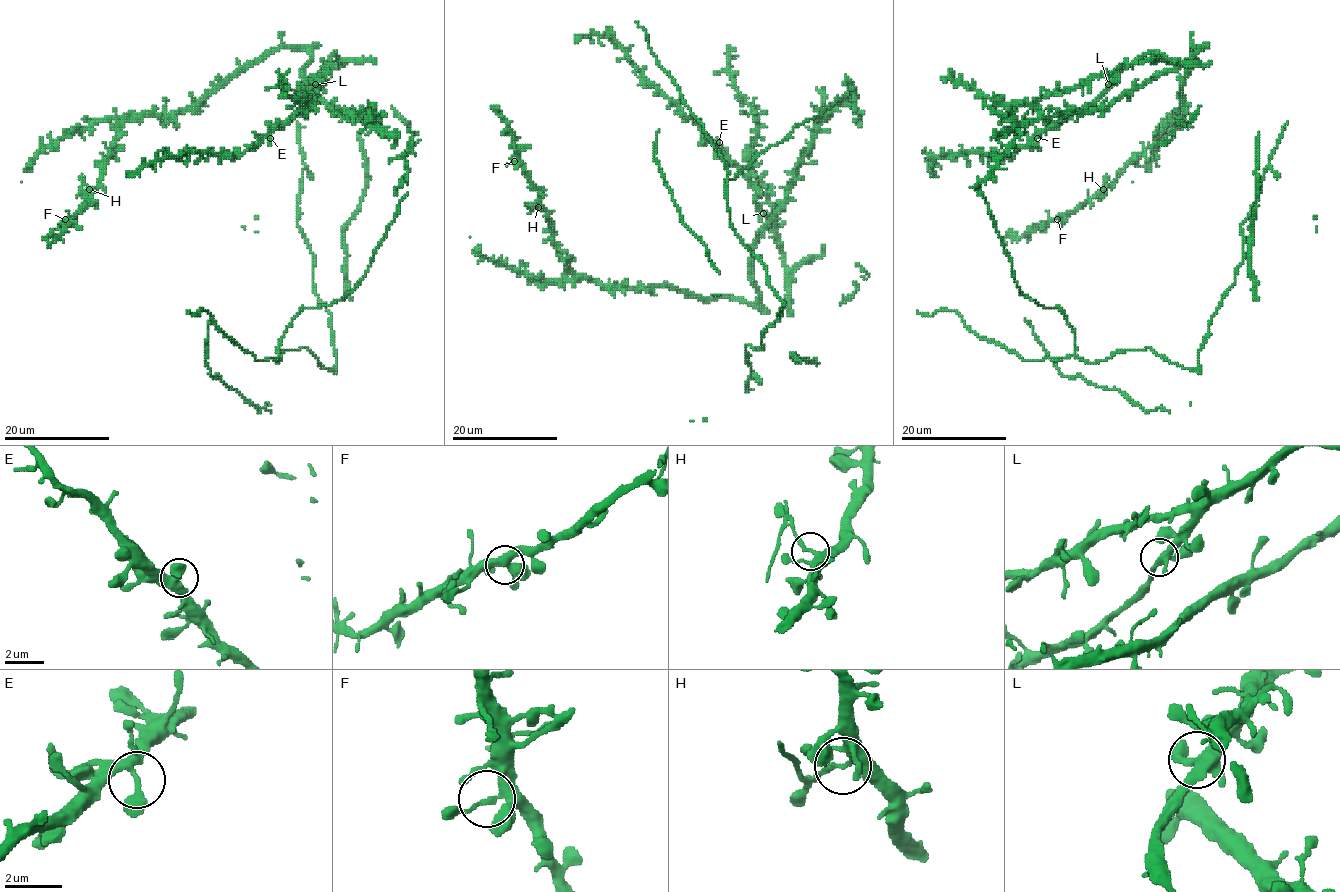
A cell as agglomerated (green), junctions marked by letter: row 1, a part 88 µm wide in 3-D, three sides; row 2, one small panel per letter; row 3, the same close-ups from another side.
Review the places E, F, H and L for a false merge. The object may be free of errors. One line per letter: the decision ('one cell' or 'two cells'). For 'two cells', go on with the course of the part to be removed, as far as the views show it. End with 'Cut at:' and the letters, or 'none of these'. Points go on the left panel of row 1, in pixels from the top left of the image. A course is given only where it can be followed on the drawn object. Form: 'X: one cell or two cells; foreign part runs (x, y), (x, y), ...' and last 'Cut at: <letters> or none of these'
E: one cell
F: one cell
H: two cells; foreign part runs (89, 189), (82, 182), (77, 197)
L: one cell
Cut at: H

